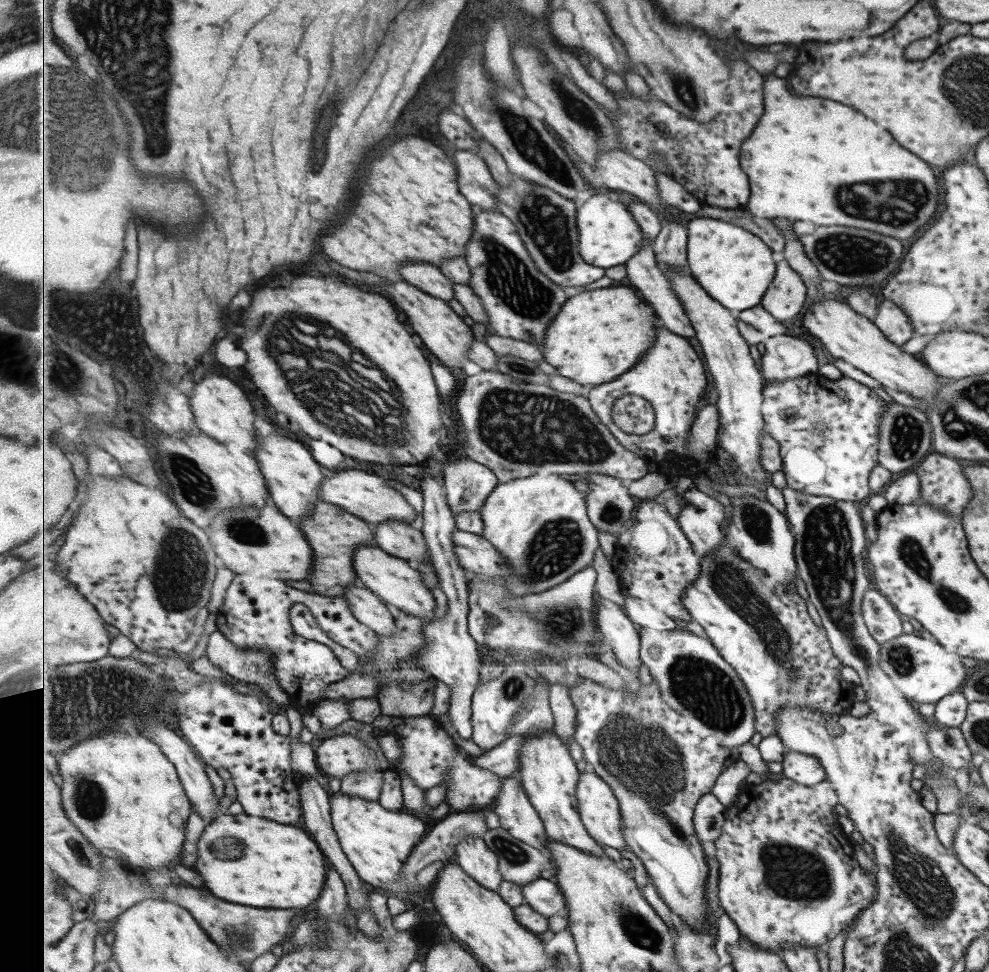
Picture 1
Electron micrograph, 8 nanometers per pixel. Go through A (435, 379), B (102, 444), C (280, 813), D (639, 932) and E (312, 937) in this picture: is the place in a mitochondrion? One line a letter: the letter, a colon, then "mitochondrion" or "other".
A: other
B: other
C: other
D: mitochondrion
E: other

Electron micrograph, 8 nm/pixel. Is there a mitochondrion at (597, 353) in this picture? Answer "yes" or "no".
no

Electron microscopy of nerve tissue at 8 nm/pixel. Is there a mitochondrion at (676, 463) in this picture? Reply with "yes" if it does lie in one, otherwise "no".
no

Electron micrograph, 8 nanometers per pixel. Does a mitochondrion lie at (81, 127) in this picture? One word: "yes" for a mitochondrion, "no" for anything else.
yes

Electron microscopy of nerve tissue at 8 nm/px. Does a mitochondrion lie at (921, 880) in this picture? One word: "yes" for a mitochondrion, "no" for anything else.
yes

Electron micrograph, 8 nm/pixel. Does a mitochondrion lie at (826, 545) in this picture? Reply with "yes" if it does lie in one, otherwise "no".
yes

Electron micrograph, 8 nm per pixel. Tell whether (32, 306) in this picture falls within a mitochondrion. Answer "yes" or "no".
no

